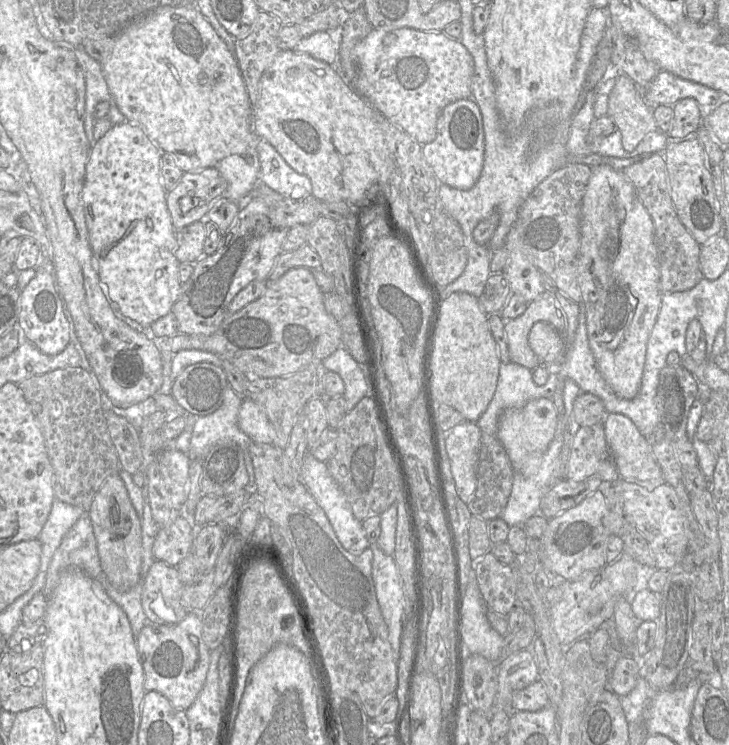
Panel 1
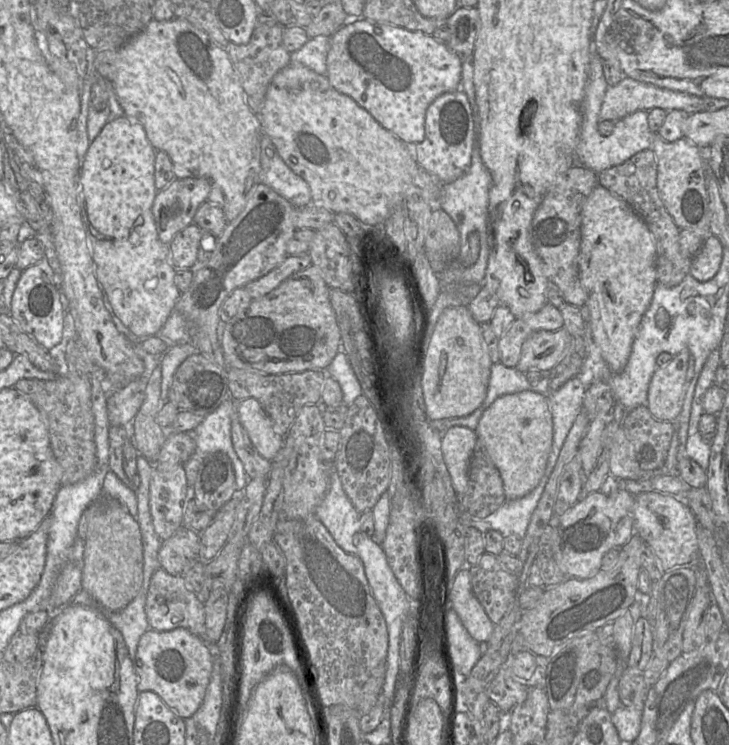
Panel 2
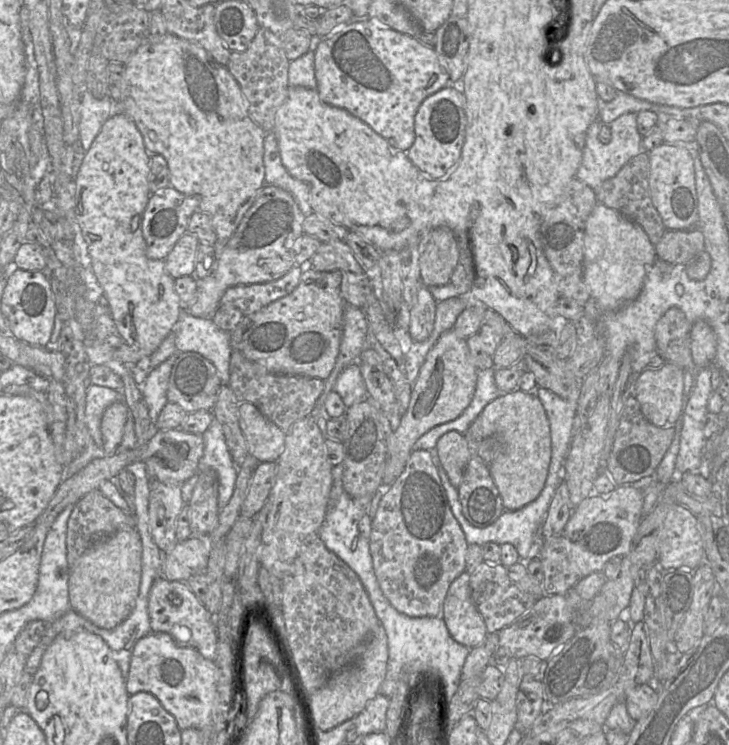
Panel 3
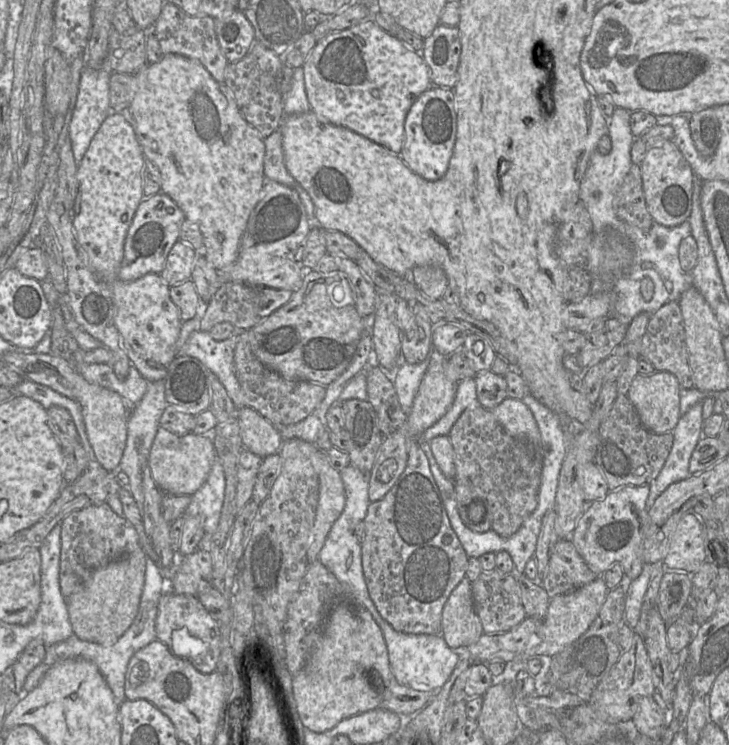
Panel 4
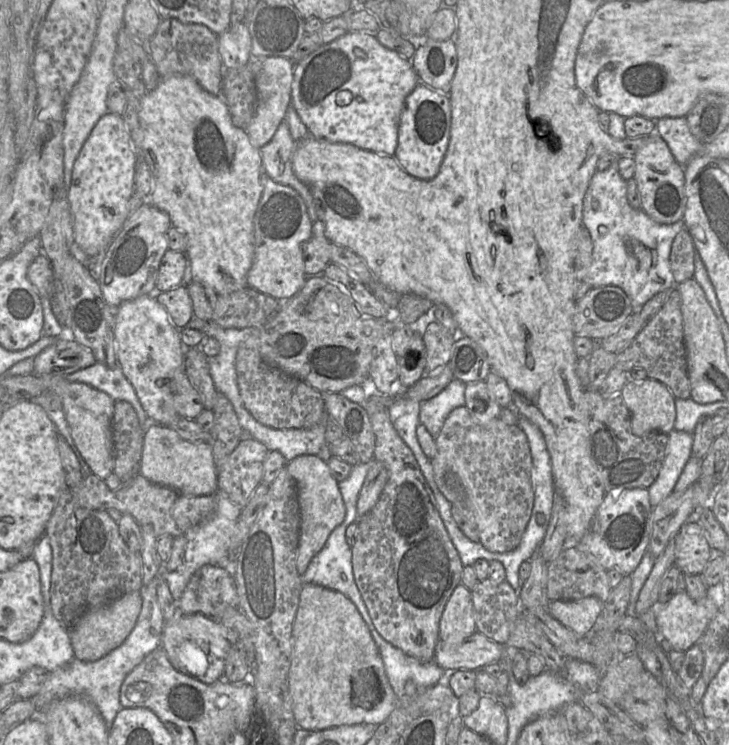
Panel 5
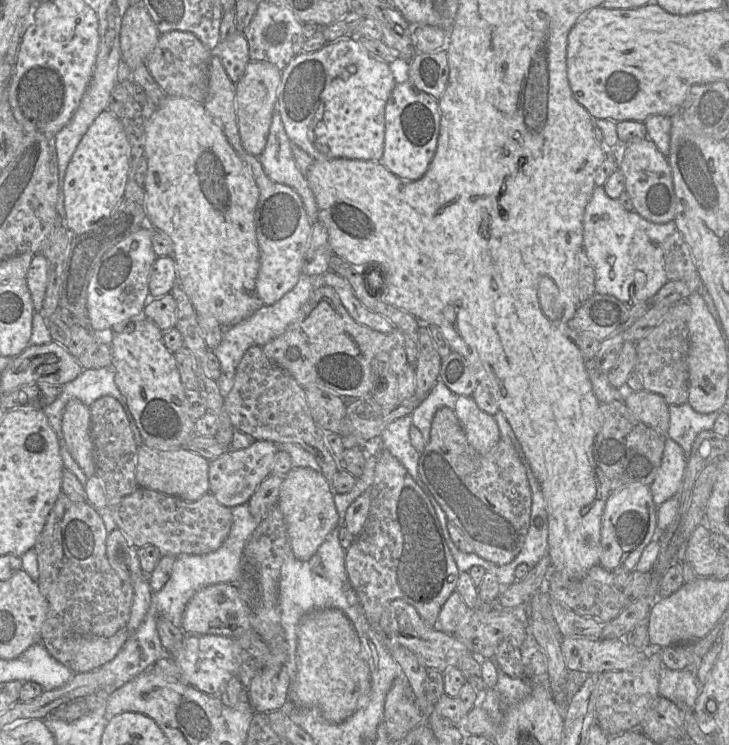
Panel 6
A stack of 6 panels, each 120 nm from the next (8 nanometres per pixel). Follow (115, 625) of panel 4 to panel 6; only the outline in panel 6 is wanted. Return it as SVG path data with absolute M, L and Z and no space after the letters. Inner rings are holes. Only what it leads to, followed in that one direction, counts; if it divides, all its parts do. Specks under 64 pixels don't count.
M126 627L111 637L93 637L82 640L69 668L75 672L89 672L111 661L129 638Z

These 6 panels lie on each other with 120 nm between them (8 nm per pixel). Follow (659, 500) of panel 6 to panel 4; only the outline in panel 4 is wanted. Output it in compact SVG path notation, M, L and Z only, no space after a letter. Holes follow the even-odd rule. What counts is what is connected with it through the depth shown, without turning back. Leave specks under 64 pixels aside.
M703 402L693 405L672 431L674 440L671 451L658 476L649 484L650 492L646 501L648 510L658 496L672 483L688 478L689 462L693 450L703 435Z

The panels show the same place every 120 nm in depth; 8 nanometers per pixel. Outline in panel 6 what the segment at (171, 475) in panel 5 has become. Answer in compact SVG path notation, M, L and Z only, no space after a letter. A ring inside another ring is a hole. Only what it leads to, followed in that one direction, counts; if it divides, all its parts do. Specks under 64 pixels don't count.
M145 444L138 447L135 476L140 487L193 501L209 492L208 472L209 461L186 447L176 450L159 450Z

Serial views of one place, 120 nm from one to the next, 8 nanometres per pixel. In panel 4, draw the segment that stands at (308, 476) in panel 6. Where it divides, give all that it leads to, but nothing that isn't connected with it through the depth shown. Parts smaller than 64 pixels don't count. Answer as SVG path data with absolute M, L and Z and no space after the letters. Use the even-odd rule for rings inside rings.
M317 450L311 455L311 462L319 478L319 499L307 549L308 564L317 560L333 523L341 515L346 503L340 472L331 466L327 453Z

